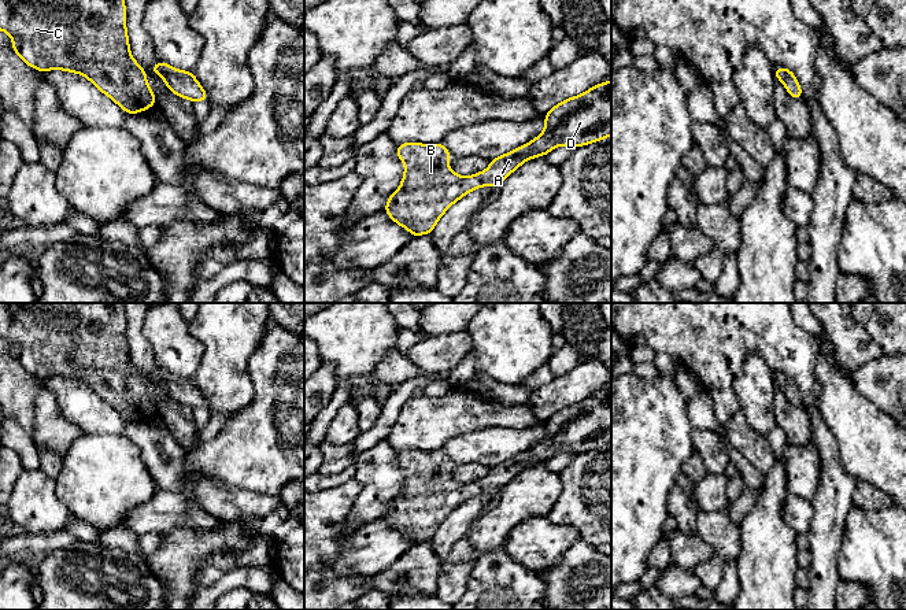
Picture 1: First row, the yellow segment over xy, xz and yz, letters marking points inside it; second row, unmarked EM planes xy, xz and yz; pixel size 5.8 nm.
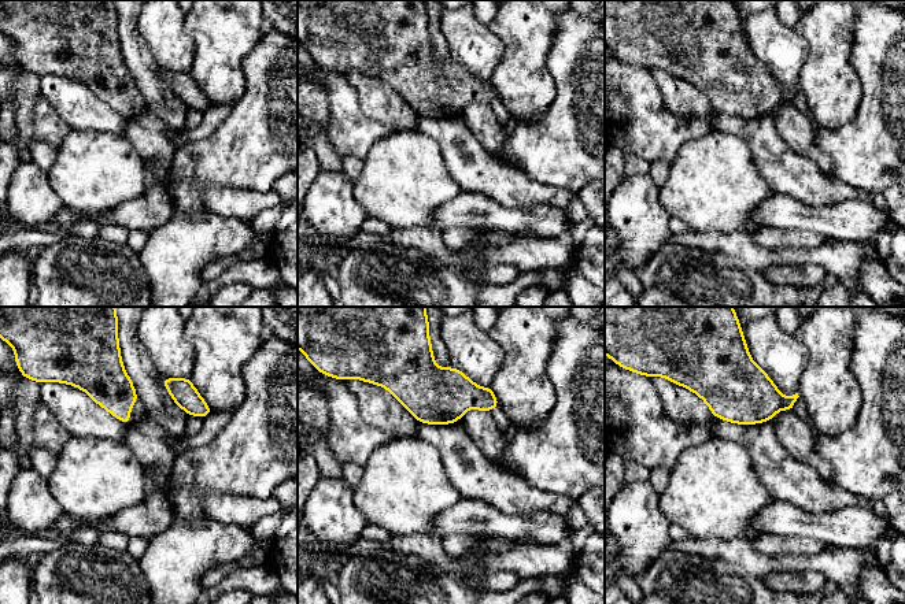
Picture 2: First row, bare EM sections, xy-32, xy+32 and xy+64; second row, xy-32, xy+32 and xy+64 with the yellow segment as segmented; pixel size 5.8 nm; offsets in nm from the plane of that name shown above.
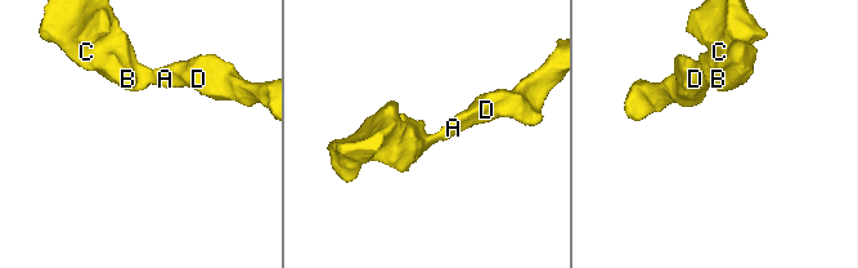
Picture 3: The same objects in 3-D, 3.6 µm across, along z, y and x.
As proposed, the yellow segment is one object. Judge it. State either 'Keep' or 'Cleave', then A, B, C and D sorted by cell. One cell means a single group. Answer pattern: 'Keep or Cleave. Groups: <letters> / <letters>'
Keep. Groups: A B C D

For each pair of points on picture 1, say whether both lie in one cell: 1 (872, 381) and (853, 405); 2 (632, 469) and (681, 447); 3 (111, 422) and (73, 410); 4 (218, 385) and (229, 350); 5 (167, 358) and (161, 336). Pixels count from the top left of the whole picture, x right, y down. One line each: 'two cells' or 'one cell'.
1: two cells
2: one cell
3: one cell
4: one cell
5: one cell

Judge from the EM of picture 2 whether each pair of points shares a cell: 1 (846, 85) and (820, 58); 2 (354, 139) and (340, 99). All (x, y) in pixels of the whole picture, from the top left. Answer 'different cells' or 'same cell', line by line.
1: same cell
2: same cell

